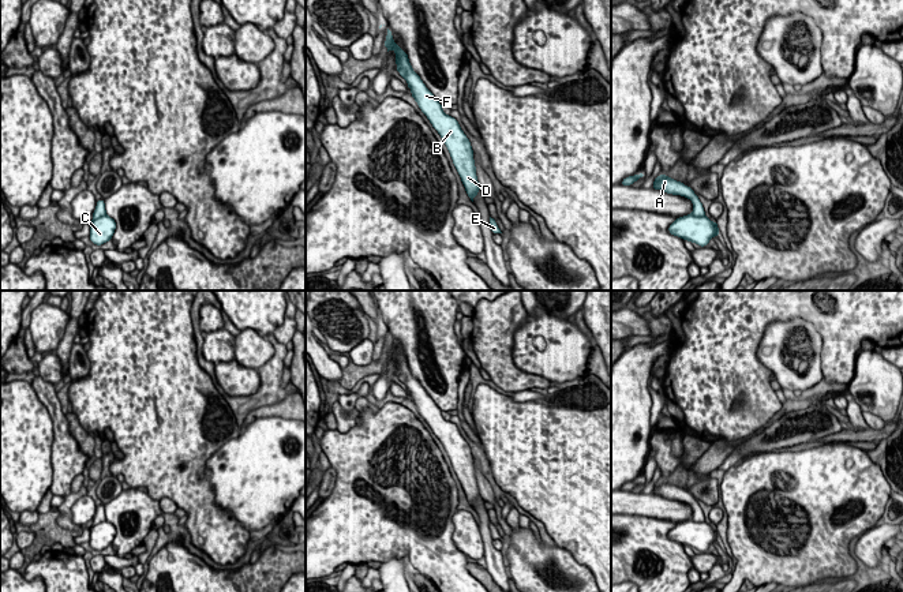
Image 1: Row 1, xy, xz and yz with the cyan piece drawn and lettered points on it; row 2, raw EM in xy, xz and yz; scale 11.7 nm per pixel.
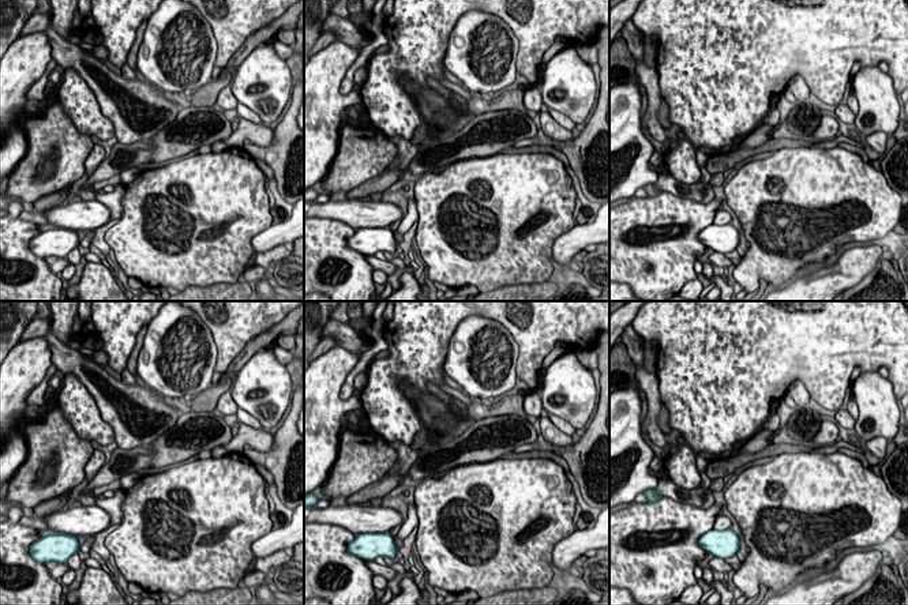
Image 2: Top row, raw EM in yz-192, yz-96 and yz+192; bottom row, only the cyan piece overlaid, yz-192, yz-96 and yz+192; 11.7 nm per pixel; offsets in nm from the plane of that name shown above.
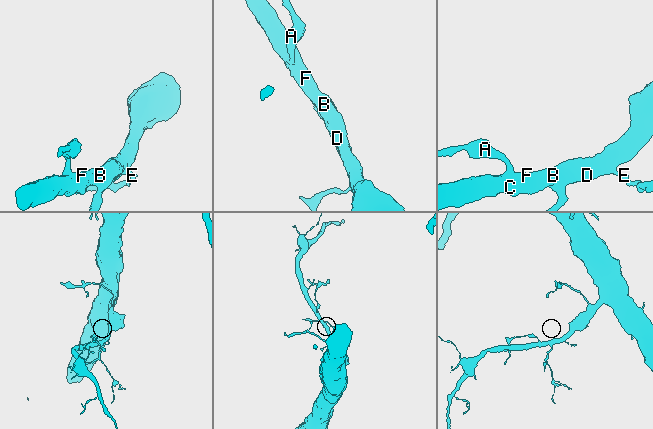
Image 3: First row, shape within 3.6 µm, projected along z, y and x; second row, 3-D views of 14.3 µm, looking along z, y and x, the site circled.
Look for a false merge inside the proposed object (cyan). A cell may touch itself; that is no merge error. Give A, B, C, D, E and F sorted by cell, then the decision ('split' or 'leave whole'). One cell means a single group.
A / B C D E F | split

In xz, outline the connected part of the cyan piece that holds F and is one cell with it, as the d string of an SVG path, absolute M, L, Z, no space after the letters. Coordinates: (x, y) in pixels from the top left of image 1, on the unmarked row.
M387 334L385 346L387 357L393 355L396 360L397 376L404 376L404 385L408 387L408 393L412 397L412 402L417 408L421 417L431 427L432 432L442 442L453 469L461 483L465 497L469 505L473 507L476 499L480 497L476 472L473 465L473 456L469 445L462 438L458 427L450 420L445 420L442 411L434 402L434 400L426 393L420 382L412 375L406 357L393 346L391 337Z

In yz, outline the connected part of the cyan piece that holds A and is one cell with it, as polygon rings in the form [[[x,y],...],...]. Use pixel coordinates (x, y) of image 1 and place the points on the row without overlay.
[[[659,480],[655,484],[652,494],[664,497],[667,499],[689,503],[693,507],[693,518],[692,520],[694,522],[705,521],[702,509],[697,503],[697,499],[694,499],[693,495],[690,492],[685,491],[683,488],[674,486],[674,484],[668,483],[667,480]]]

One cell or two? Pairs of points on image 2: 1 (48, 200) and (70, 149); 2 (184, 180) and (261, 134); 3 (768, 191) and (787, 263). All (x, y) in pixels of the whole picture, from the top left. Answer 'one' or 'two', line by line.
1: two
2: two
3: one

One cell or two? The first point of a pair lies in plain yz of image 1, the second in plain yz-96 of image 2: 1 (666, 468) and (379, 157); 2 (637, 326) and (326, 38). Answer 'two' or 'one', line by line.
1: one
2: two

